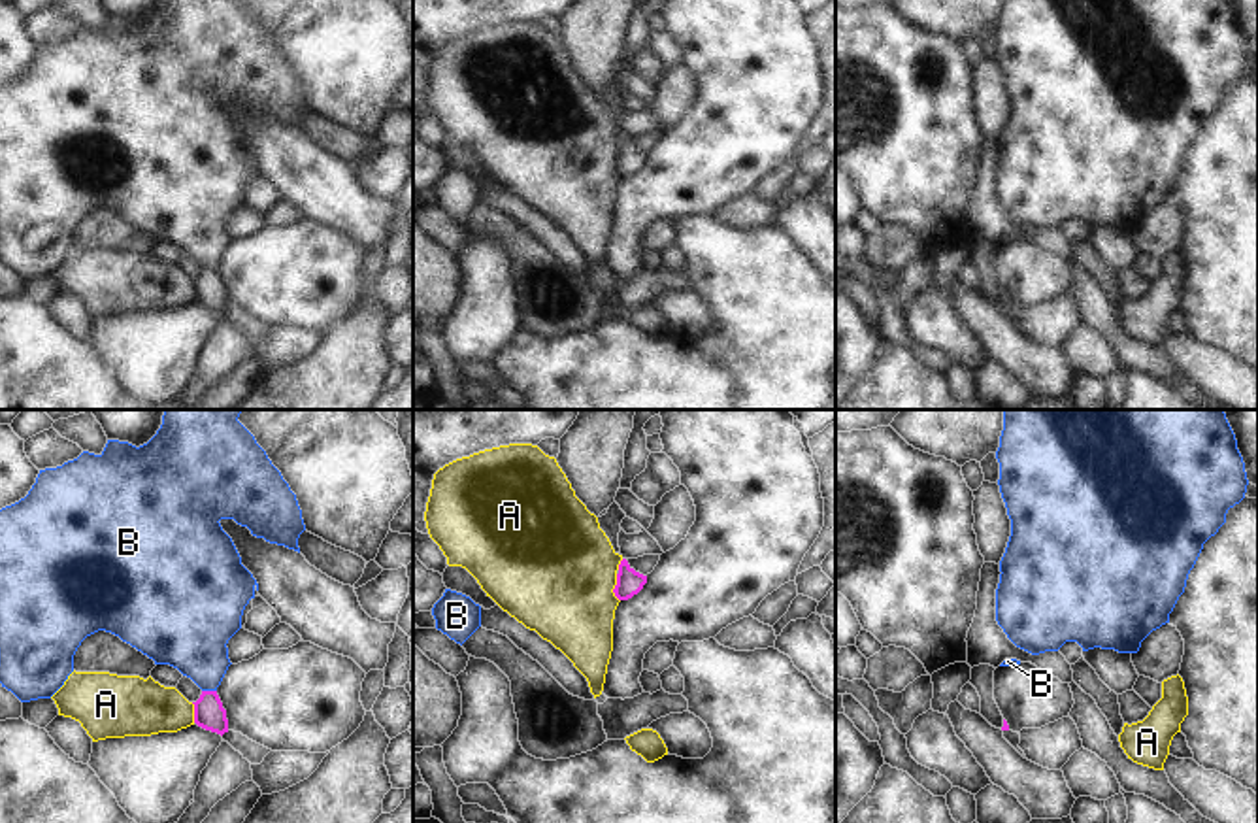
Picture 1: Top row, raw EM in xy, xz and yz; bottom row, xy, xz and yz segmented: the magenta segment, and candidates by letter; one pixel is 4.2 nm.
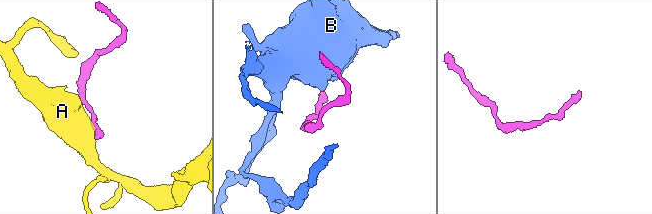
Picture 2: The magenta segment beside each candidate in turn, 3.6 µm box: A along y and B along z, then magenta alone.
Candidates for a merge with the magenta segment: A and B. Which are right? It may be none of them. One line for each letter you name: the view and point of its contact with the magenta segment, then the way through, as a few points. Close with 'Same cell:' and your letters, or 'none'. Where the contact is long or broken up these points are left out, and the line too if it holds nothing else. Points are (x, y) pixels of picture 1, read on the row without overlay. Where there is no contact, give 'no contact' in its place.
B: meets magenta in xy at (210, 268); runs through xy (210, 291), (210, 268), (206, 238), (191, 214)
Same cell: B

